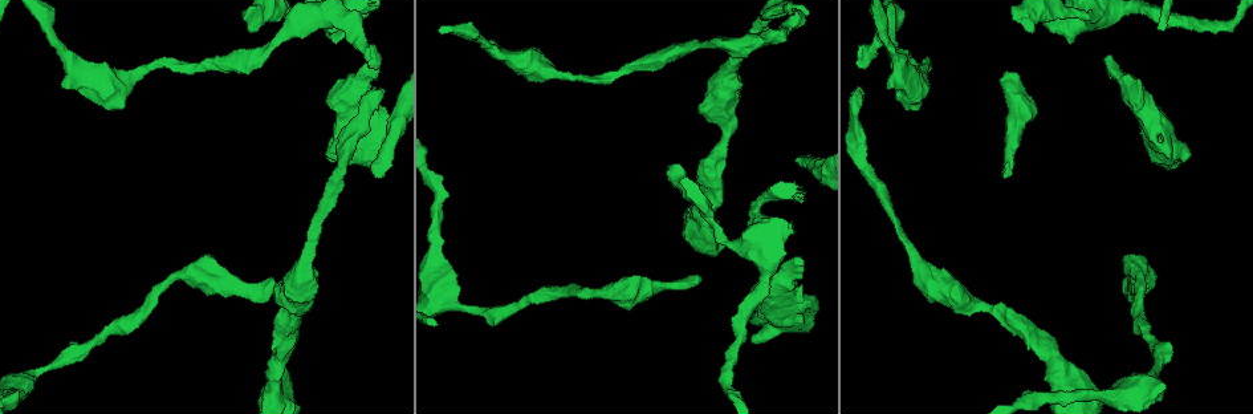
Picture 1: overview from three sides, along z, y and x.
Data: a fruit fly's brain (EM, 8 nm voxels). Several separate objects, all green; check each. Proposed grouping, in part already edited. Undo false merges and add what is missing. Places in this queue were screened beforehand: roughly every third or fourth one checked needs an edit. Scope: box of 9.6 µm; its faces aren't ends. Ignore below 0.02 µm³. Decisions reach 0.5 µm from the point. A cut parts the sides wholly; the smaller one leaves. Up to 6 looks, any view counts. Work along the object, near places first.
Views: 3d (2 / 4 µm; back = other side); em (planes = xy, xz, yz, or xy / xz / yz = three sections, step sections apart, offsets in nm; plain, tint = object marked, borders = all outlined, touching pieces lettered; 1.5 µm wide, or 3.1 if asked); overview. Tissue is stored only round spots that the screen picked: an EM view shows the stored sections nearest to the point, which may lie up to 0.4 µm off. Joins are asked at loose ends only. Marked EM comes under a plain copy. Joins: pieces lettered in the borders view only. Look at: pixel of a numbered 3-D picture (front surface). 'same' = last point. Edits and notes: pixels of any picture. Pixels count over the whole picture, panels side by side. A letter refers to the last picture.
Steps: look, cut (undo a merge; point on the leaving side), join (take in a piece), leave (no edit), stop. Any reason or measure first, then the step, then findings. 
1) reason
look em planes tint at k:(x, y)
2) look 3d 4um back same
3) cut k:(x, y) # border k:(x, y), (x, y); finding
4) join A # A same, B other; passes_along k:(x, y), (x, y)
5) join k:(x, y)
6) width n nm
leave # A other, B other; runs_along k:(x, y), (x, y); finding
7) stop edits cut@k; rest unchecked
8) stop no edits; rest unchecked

look em xz step 8 tint at 1:(768, 196)

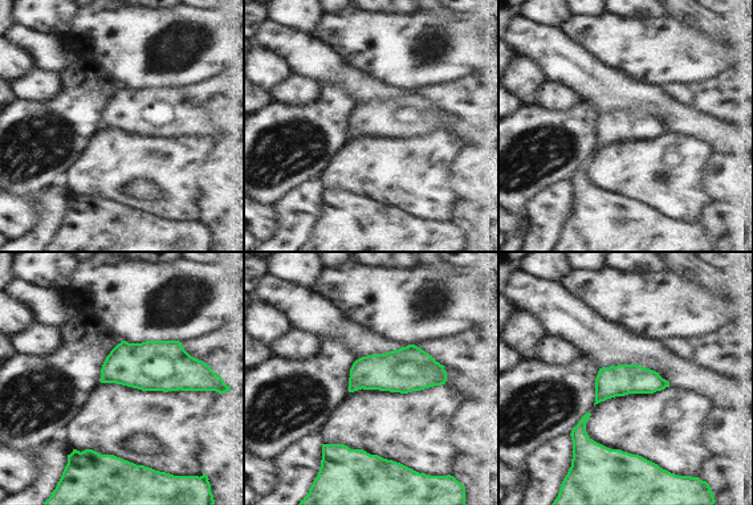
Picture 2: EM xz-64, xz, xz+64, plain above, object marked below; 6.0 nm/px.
cut it another way
look em planes tint same

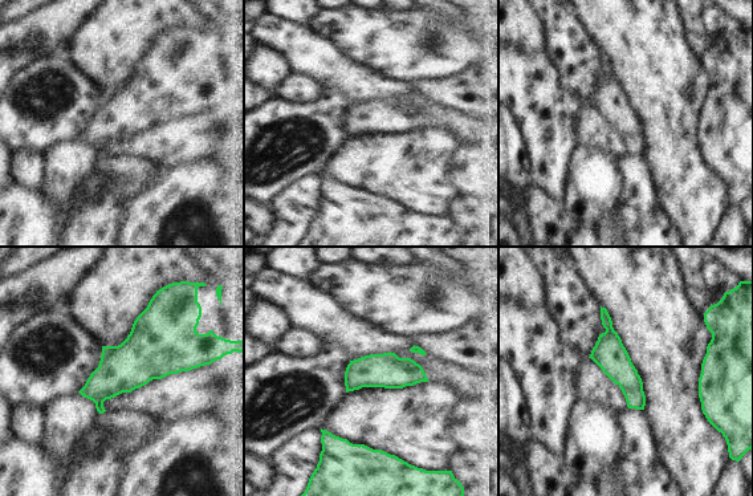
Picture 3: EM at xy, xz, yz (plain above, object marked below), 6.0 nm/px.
what lies round it
look em planes borders same

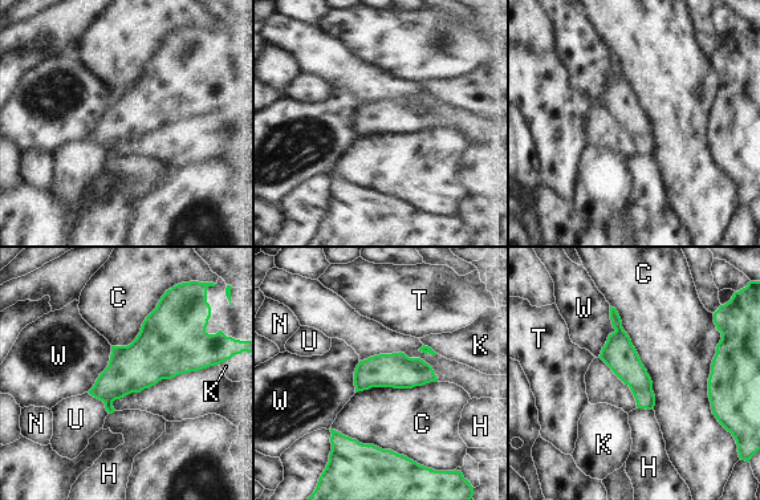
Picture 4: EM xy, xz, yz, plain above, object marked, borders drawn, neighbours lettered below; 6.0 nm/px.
width 200 nm
leave # C other, H other, K other, N other, T other, U other, W other; all the same neuron

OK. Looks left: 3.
stops while still wide
look 3d 2um back at 1:(1108, 57)

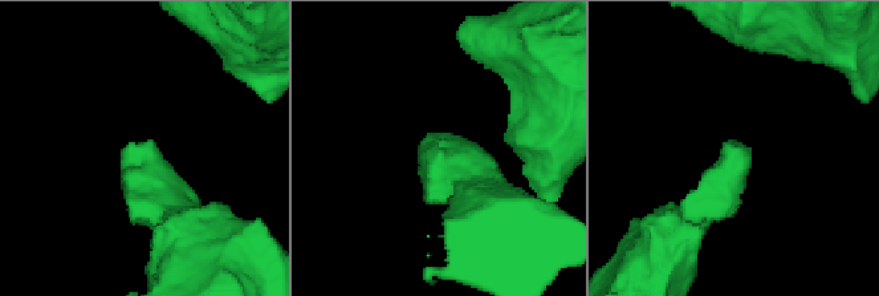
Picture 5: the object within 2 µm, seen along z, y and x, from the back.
look em planes tint at 5:(122, 153)

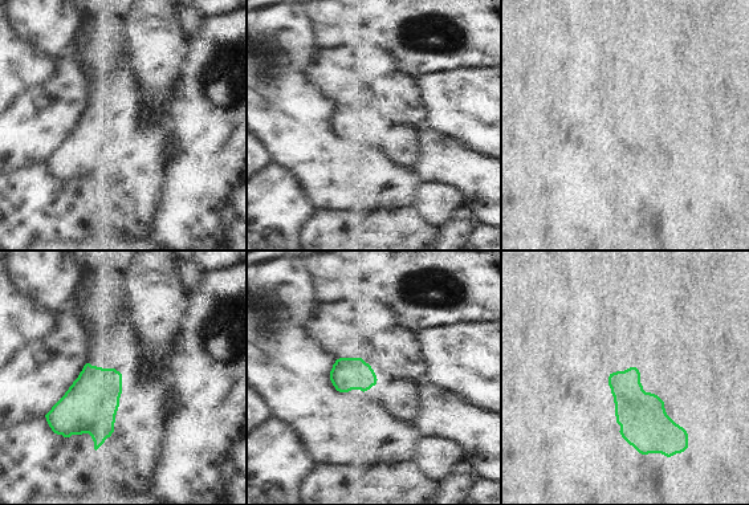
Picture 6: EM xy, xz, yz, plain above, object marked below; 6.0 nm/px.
look em planes borders same

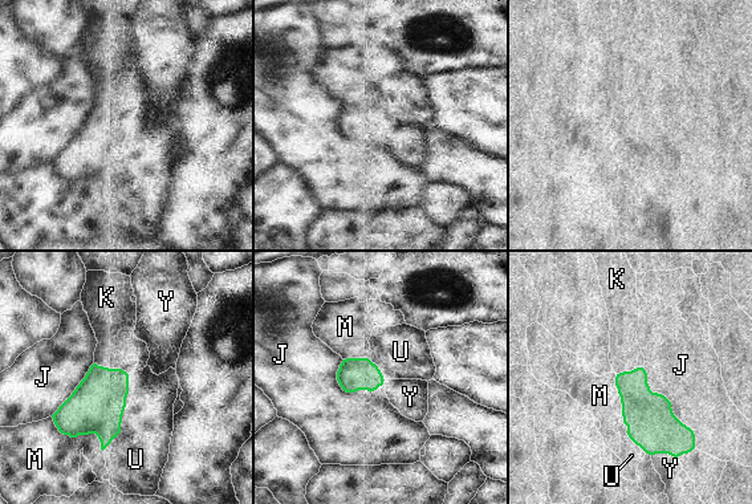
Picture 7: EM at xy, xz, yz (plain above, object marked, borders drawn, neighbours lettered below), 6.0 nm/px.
join K # J other, K same, M other, U other, Y other; passes_along 7:(97, 405), (112, 369), (118, 348); the neuron continues

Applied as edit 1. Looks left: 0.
stop edits join@7; rest unchecked

